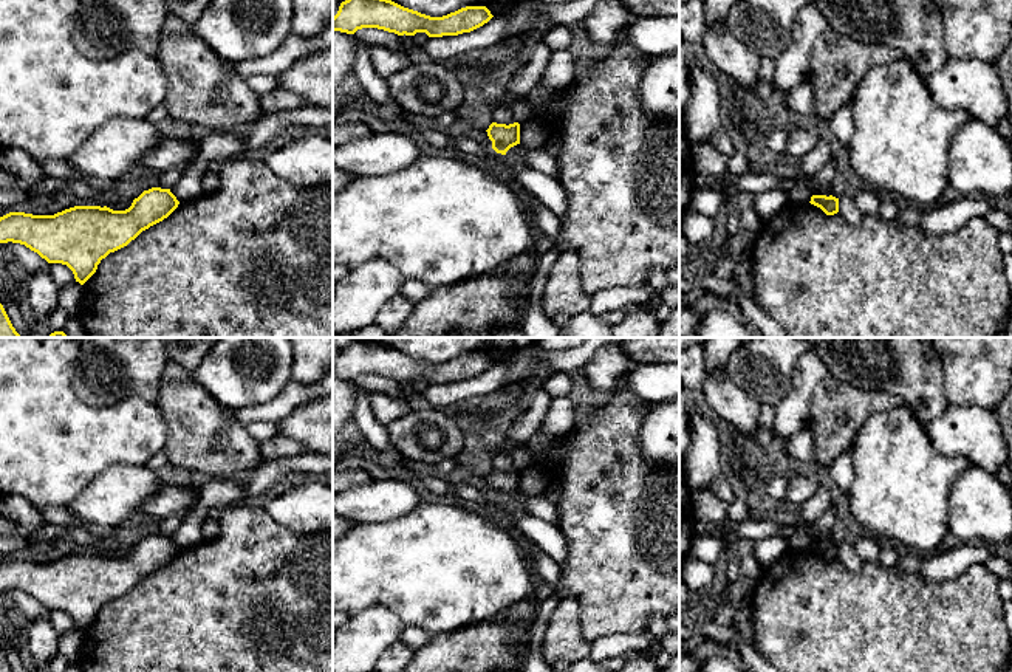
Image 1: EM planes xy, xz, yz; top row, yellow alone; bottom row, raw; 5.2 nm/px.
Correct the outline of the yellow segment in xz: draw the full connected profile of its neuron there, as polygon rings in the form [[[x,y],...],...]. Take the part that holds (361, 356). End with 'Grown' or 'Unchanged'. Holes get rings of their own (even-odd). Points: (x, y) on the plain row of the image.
[[[354,339],[342,348],[333,364],[333,378],[354,381],[362,375],[378,375],[398,382],[426,379],[429,384],[470,379],[494,362],[486,353],[466,353],[443,364],[430,364],[391,347]]]. Unchanged

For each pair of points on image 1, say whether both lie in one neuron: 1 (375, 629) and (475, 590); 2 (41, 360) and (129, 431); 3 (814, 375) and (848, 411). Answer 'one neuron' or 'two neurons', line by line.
1: two neurons
2: one neuron
3: two neurons

